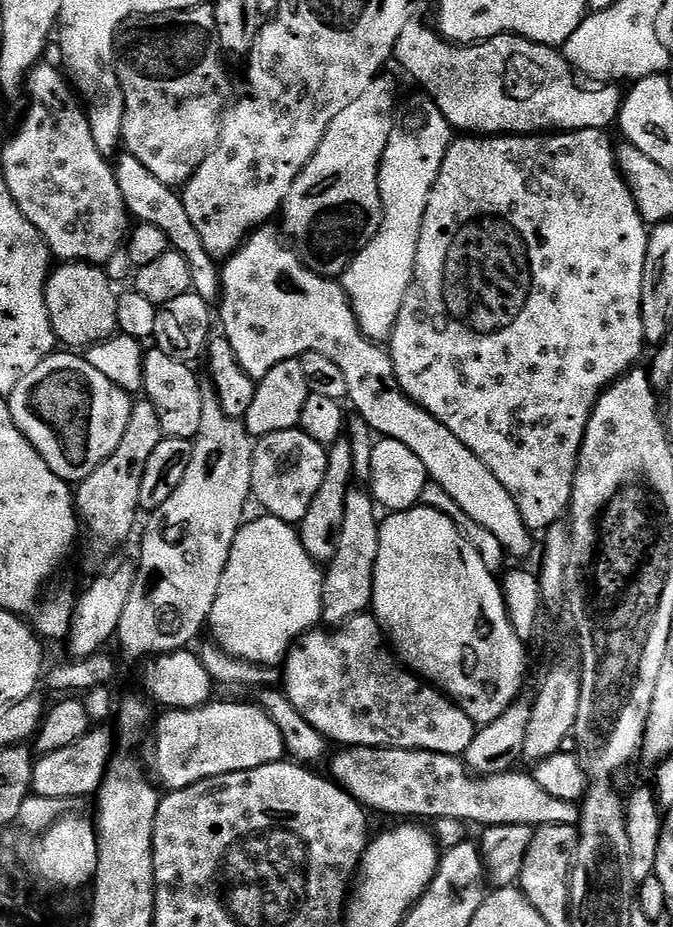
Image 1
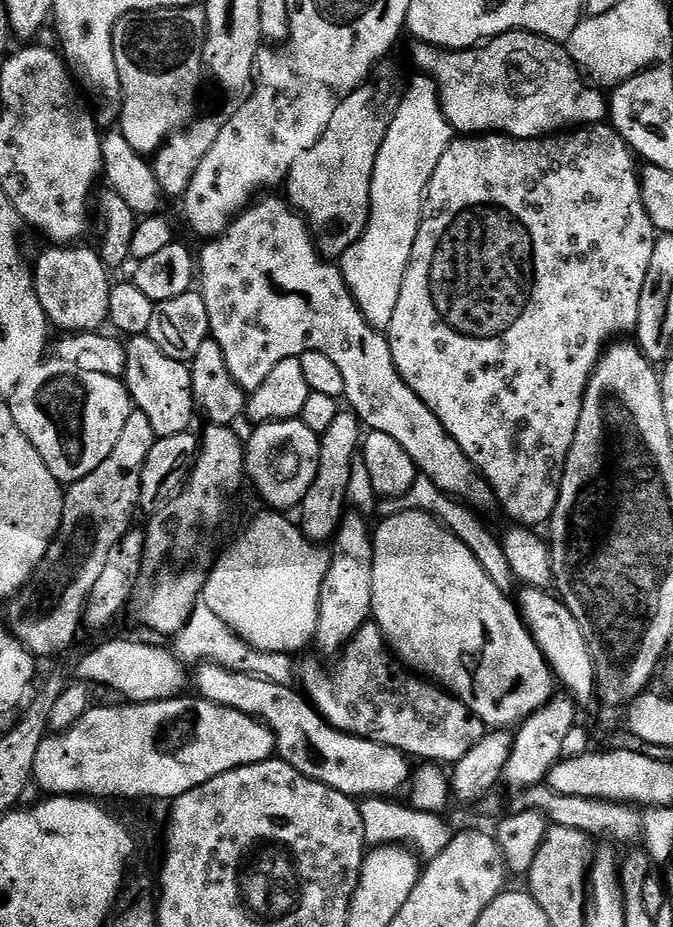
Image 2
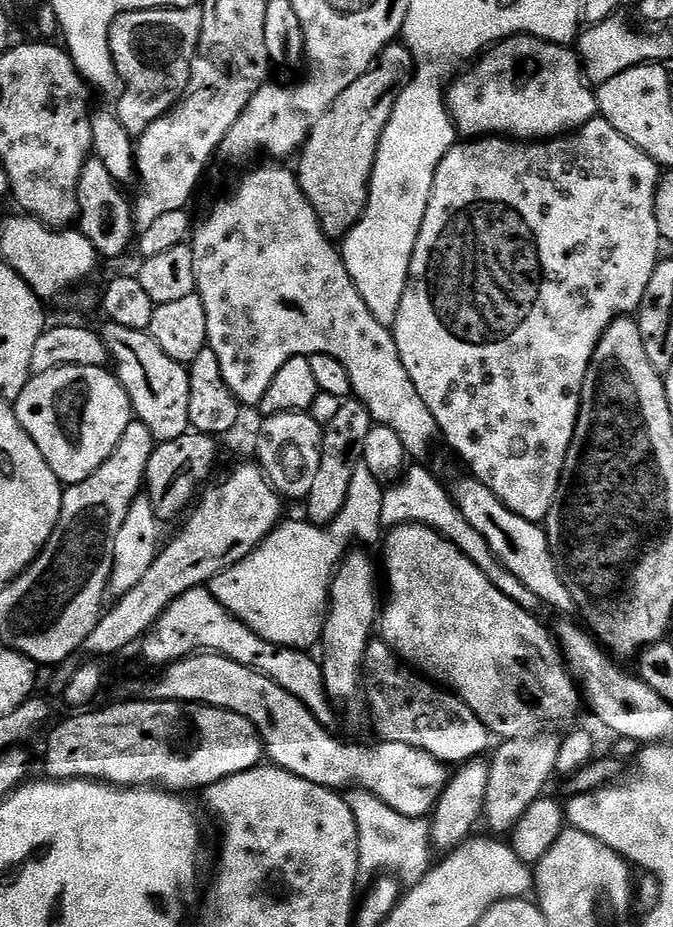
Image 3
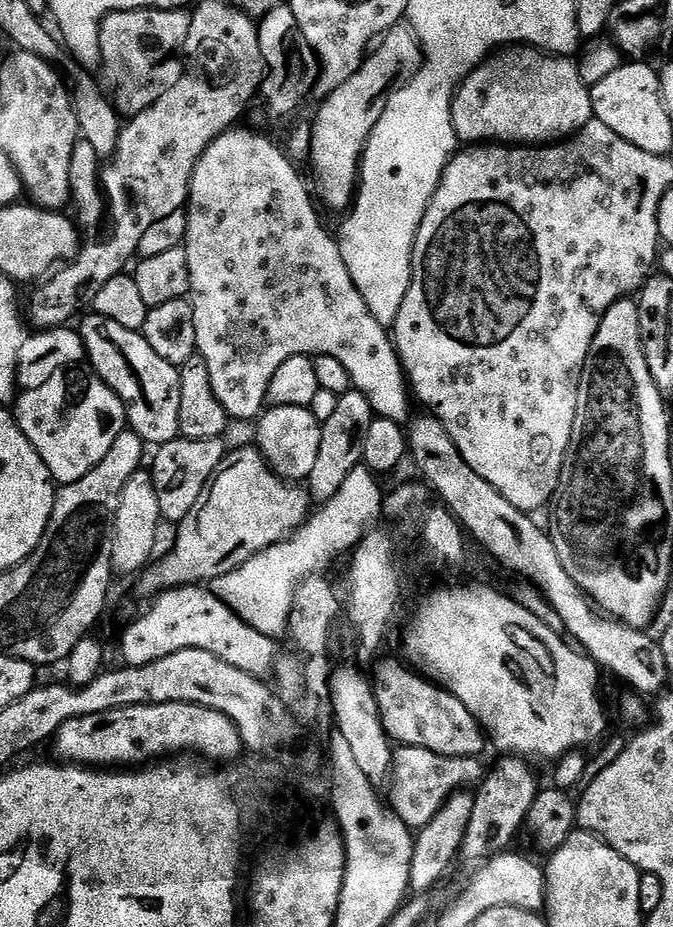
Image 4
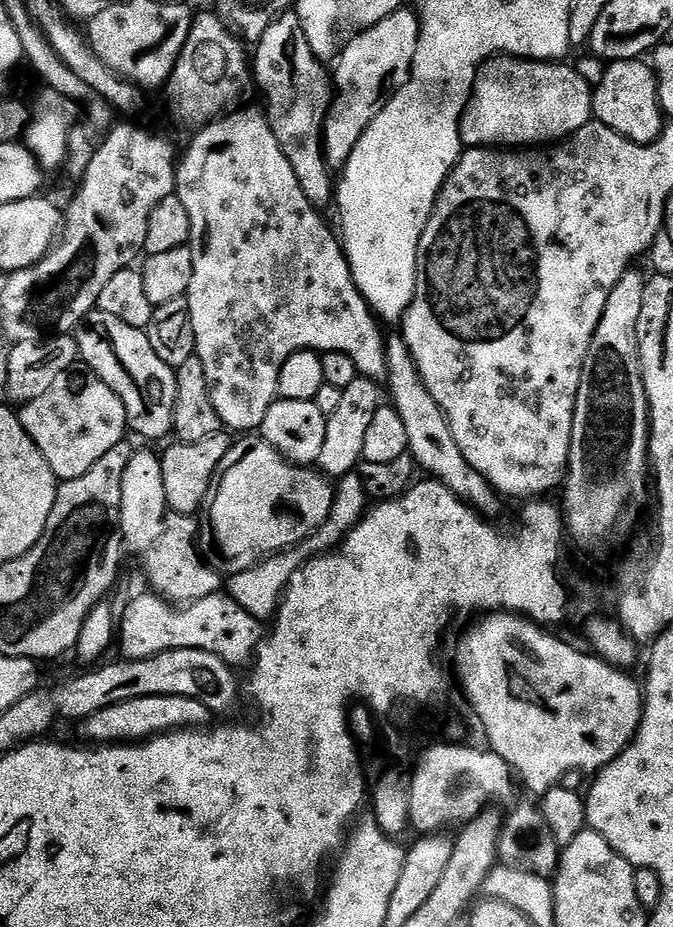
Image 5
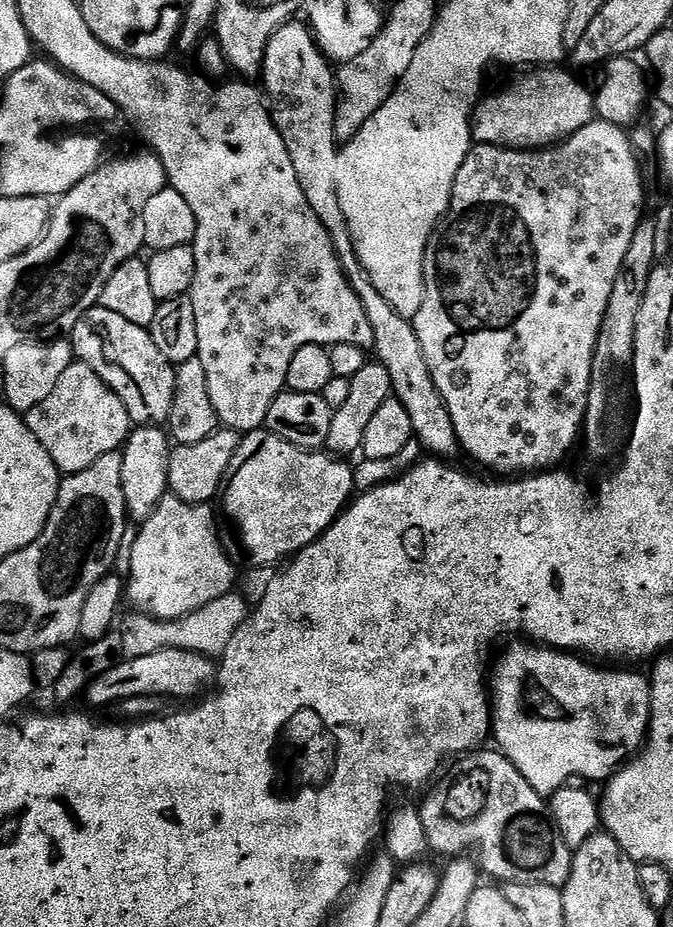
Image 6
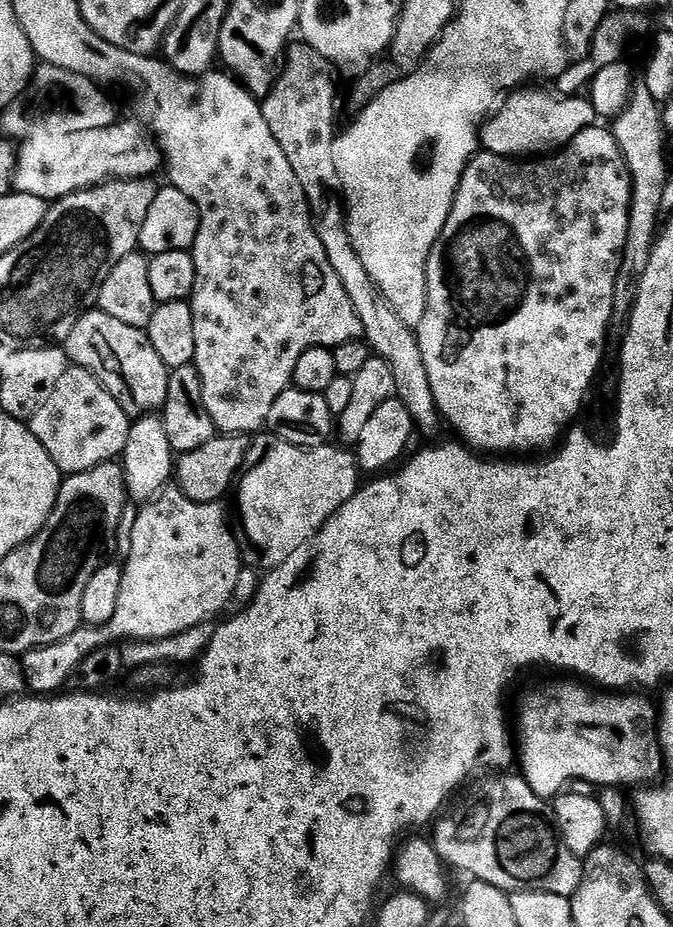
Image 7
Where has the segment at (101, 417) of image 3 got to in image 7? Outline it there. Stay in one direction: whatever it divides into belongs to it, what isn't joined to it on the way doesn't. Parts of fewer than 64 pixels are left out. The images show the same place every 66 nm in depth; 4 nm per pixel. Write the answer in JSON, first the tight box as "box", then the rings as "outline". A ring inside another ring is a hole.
{"box":[30,366,130,474],"outline":[[[69,366],[66,374],[62,374],[58,386],[54,386],[54,394],[46,398],[45,404],[33,414],[30,421],[34,438],[38,438],[42,446],[46,446],[46,454],[54,458],[54,462],[64,474],[85,472],[99,464],[115,461],[126,446],[129,425],[130,418],[124,413],[119,402],[104,389],[98,377],[93,372],[87,372],[85,368],[75,366]]]}

